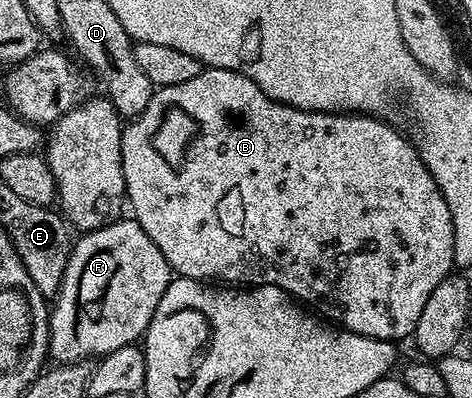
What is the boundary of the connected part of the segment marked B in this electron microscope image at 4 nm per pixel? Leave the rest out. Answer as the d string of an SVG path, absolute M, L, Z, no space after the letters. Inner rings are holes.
M204 67L198 73L198 77L190 77L190 81L182 81L182 85L166 85L165 87L155 88L150 97L150 105L146 105L146 109L142 109L142 113L131 120L131 122L121 130L120 148L122 149L122 173L124 174L126 203L130 211L132 207L133 212L131 211L131 214L134 216L136 223L142 225L142 229L146 229L146 237L150 237L150 241L154 241L154 245L158 245L158 249L162 249L162 257L166 257L166 261L171 265L173 272L175 272L177 276L199 279L201 281L215 281L220 285L281 287L283 291L292 296L293 299L311 308L317 316L323 317L333 324L339 325L343 330L353 331L362 337L401 341L400 339L406 338L407 335L409 338L409 336L415 332L416 326L418 325L418 317L422 317L422 308L426 306L426 300L430 298L430 293L434 293L434 289L438 289L438 285L441 281L453 274L454 264L456 262L456 258L454 257L454 225L450 217L450 209L446 205L446 197L442 197L440 186L434 181L434 177L428 172L424 162L420 160L420 155L415 149L413 140L409 138L409 136L407 139L402 132L395 131L390 124L384 122L388 121L380 117L373 117L363 113L303 111L297 107L291 107L290 105L279 103L270 97L266 97L266 93L262 93L258 89L258 85L254 85L254 81L250 81L250 77L246 77L241 71L218 69L217 67Z

